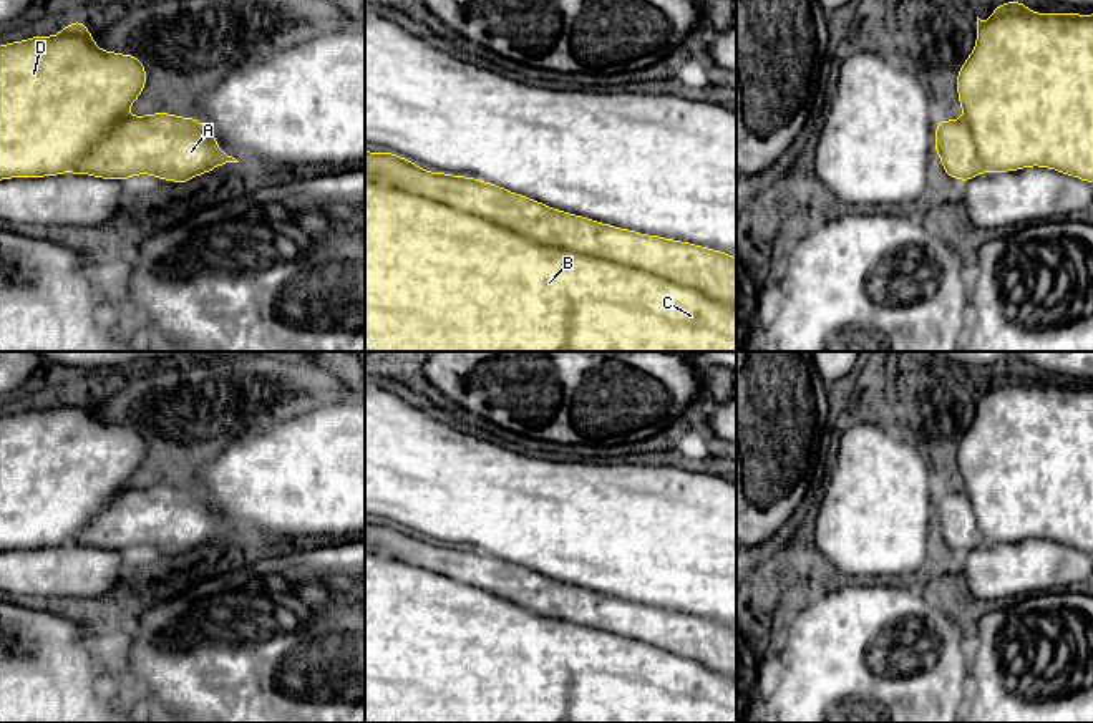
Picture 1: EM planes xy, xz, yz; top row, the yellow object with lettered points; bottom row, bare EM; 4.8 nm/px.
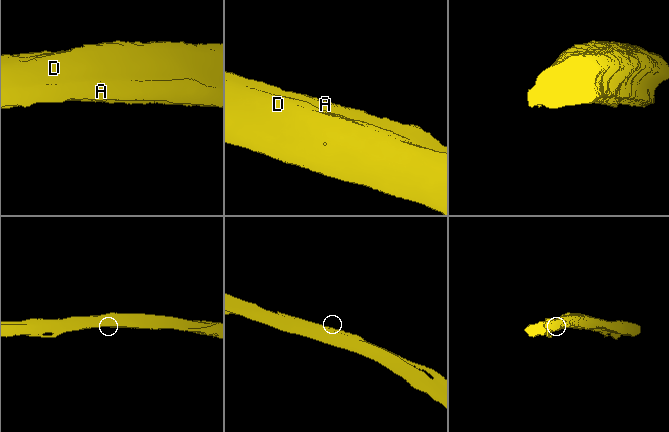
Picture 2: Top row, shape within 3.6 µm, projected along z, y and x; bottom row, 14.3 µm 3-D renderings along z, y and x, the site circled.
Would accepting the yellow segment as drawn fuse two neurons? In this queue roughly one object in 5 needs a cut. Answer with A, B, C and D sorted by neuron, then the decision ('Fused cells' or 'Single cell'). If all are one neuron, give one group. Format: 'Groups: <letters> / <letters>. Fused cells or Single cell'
Groups: A B C D. Single cell

